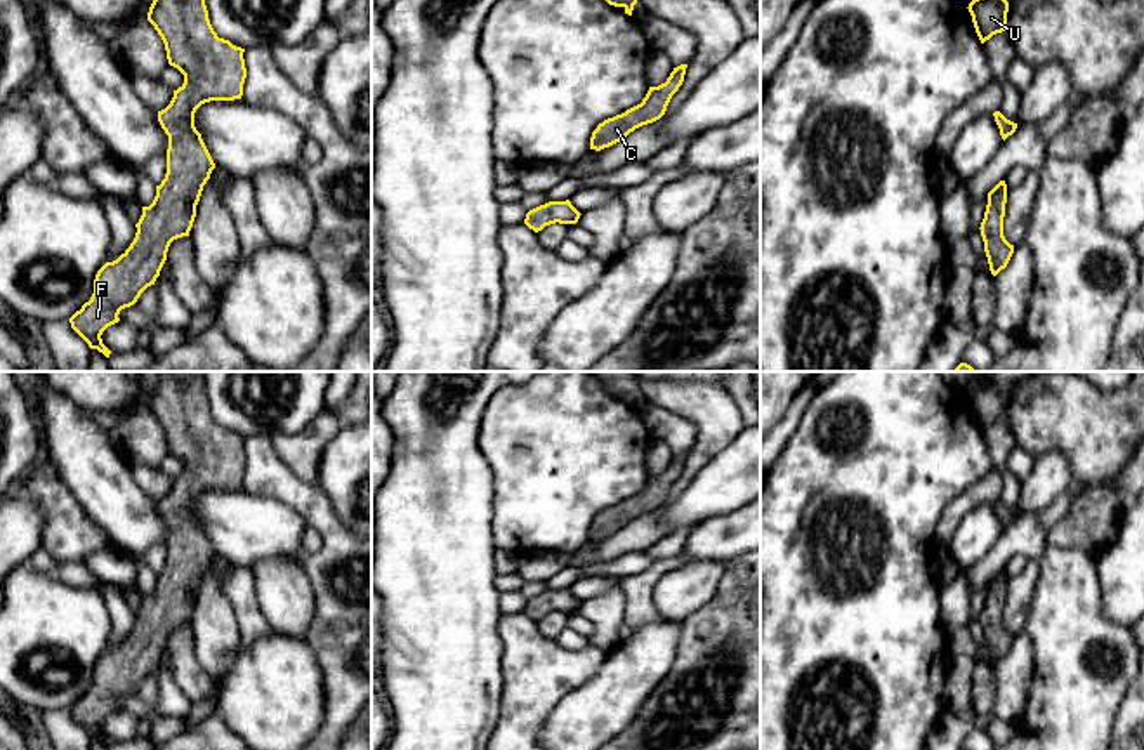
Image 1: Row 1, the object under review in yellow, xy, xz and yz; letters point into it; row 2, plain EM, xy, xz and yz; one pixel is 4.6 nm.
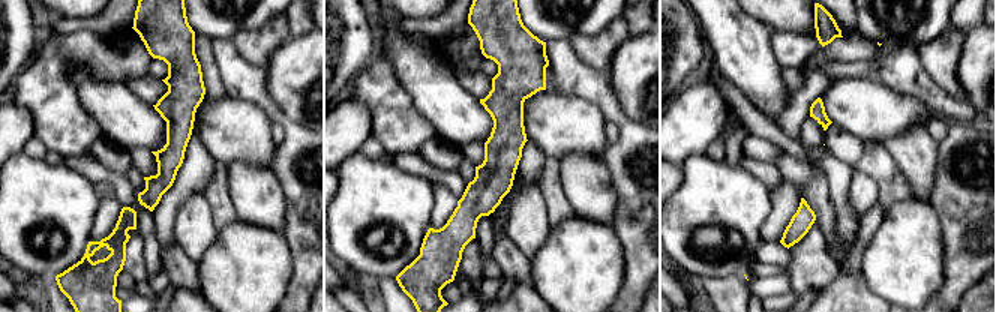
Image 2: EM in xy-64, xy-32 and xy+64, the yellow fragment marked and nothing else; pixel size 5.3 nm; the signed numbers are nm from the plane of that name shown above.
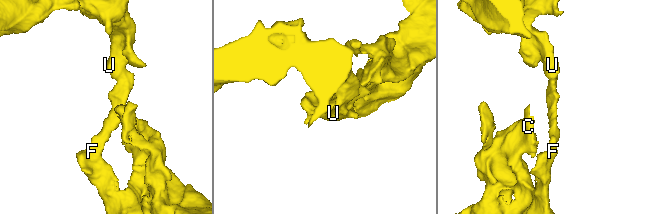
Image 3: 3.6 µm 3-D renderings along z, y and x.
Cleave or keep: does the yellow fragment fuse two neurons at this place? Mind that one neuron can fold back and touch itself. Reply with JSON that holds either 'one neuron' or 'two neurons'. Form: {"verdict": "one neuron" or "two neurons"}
{"verdict": "one neuron"}

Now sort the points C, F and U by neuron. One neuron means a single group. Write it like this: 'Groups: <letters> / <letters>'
Groups: C F U

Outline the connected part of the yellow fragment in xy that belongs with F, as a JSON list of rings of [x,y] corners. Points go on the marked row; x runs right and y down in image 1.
[[[153,0],[148,21],[161,36],[168,64],[184,75],[170,104],[158,111],[168,135],[167,174],[149,207],[135,224],[130,247],[95,274],[94,293],[71,318],[71,328],[106,358],[102,332],[118,323],[120,311],[137,302],[155,285],[174,240],[189,236],[203,186],[215,163],[194,127],[196,109],[210,101],[243,95],[245,49],[219,38],[205,0]]]

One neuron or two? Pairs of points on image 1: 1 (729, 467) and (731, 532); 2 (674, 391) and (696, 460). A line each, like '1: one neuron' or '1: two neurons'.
1: one neuron
2: one neuron

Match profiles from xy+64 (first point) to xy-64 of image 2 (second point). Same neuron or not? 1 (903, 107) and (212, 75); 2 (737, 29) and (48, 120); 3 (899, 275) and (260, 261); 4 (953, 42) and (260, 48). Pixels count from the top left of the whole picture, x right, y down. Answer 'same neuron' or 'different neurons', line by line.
1: different neurons
2: different neurons
3: same neuron
4: same neuron

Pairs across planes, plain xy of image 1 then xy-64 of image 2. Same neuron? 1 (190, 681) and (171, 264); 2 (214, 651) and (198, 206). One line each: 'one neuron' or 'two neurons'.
1: one neuron
2: one neuron

